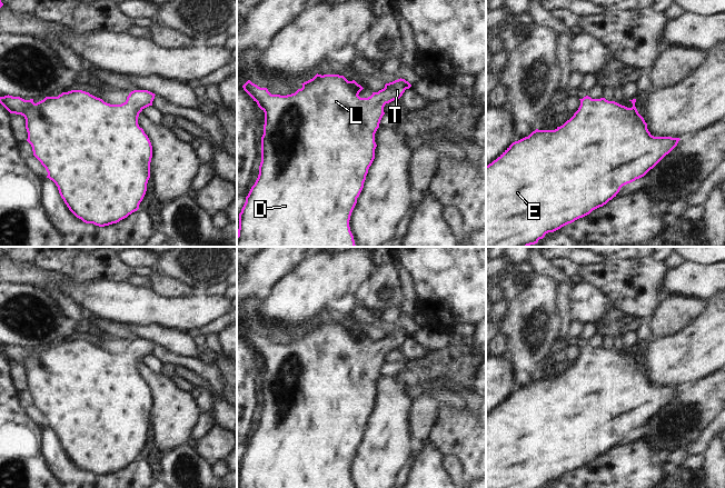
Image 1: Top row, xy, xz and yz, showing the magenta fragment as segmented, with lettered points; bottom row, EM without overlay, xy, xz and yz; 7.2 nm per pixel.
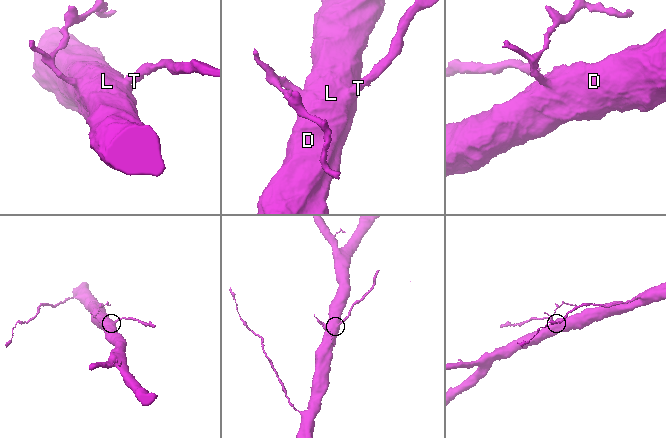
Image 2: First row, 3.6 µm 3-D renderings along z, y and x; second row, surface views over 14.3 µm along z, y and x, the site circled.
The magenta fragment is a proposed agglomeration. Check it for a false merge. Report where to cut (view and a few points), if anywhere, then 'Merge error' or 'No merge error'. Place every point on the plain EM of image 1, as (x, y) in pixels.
No split. No merge error.

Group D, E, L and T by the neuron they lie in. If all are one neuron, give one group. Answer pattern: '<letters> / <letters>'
D E L T

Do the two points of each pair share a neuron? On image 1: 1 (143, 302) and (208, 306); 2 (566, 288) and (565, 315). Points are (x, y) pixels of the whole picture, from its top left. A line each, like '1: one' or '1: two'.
1: one
2: one

